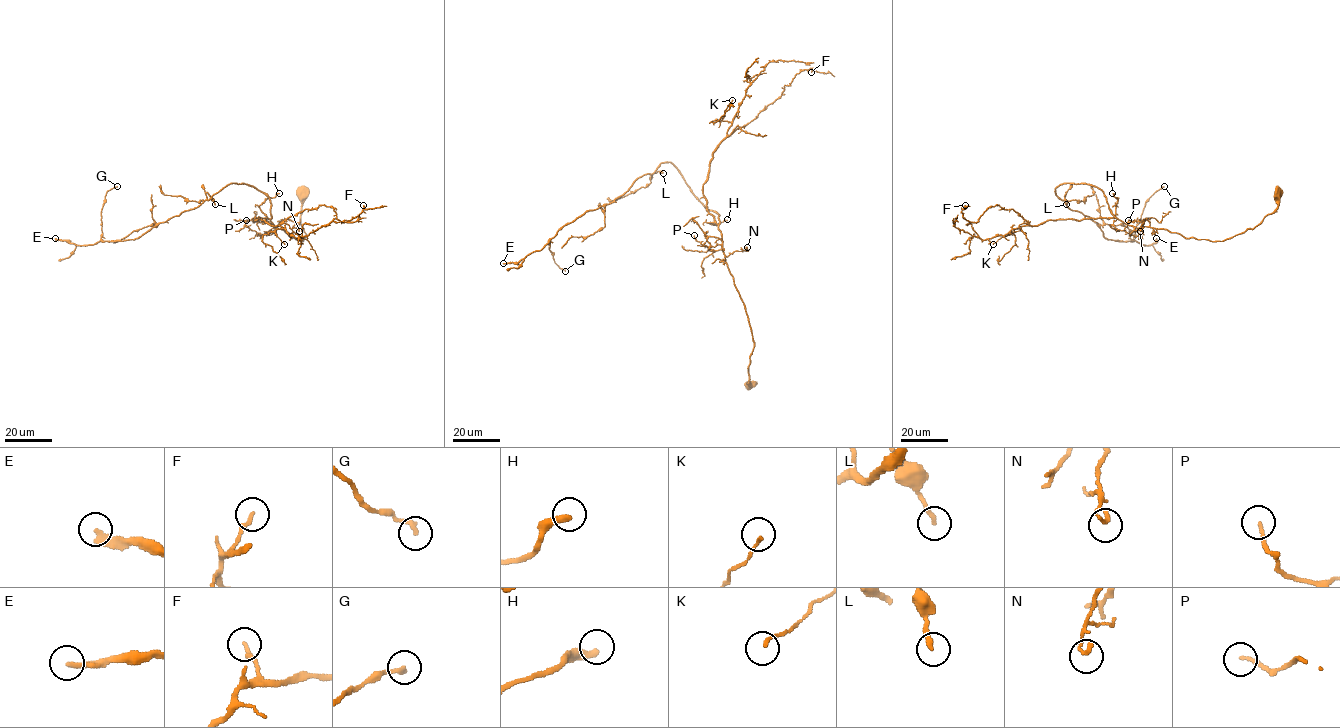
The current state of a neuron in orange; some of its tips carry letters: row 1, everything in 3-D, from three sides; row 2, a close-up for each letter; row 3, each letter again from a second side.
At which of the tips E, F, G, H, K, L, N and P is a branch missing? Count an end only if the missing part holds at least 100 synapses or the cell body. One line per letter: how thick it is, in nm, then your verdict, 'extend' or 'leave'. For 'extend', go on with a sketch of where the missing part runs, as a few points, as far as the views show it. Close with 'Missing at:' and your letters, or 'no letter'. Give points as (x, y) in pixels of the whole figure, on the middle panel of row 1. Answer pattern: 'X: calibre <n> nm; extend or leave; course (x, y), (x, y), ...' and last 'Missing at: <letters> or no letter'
E: calibre 280 nm; extend
F: calibre 200 nm; leave
G: calibre 200 nm; leave
H: calibre 320 nm; leave
K: calibre 130 nm; leave
L: calibre 180 nm; leave
N: calibre 190 nm; leave
P: calibre 160 nm; leave
Missing at: E

